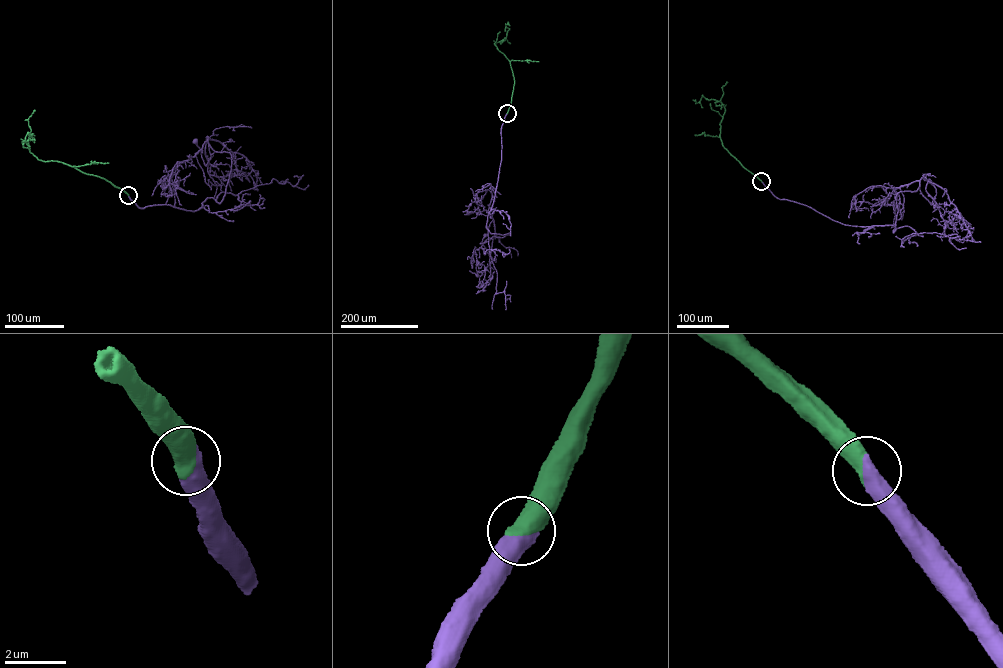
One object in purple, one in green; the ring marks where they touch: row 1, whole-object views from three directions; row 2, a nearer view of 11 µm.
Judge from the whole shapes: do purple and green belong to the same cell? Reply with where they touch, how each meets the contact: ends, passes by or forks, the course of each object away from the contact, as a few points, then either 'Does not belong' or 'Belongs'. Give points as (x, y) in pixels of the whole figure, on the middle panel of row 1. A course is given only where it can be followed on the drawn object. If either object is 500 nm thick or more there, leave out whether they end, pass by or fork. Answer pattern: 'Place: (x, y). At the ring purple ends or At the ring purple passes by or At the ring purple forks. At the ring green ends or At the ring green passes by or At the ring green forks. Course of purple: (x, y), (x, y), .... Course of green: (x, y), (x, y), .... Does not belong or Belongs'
Place: (507, 113). Course of purple: (507, 113), (501, 130), (497, 186), (486, 227), (491, 233), (510, 233), (480, 243), (485, 234). Course of green: (507, 113), (513, 76), (509, 60), (494, 44), (506, 37), (508, 28), (505, 25), (509, 26). Belongs

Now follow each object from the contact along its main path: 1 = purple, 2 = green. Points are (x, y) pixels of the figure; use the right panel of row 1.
1: (761, 181), (834, 220), (893, 232), (897, 194), (919, 183), (931, 205), (928, 181)
2: (761, 181), (722, 146), (719, 124), (725, 111), (723, 105), (702, 96), (698, 102), (696, 100)

